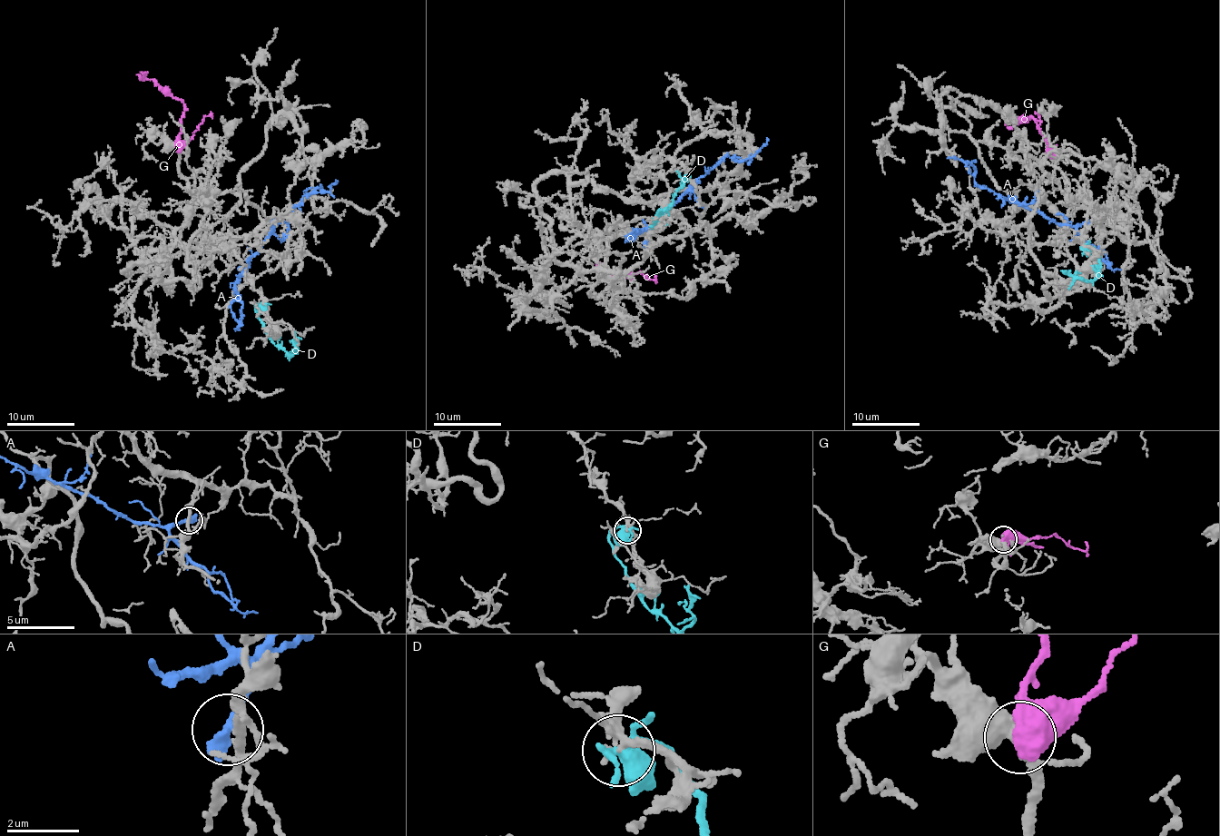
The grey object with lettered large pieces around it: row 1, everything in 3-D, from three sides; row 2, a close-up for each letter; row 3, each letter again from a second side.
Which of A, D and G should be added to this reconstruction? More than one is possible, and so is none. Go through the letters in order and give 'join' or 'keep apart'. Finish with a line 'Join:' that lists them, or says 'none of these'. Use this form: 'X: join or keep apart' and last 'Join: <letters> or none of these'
A: keep apart
D: keep apart
G: join
Join: G

